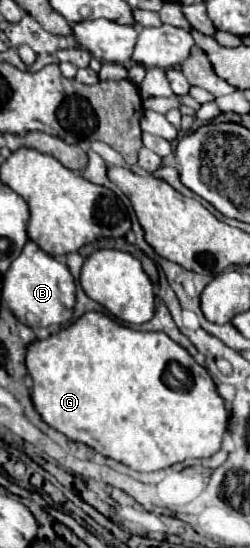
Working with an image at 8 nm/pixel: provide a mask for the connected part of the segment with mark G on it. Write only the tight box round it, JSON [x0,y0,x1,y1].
[25,313,231,471]

